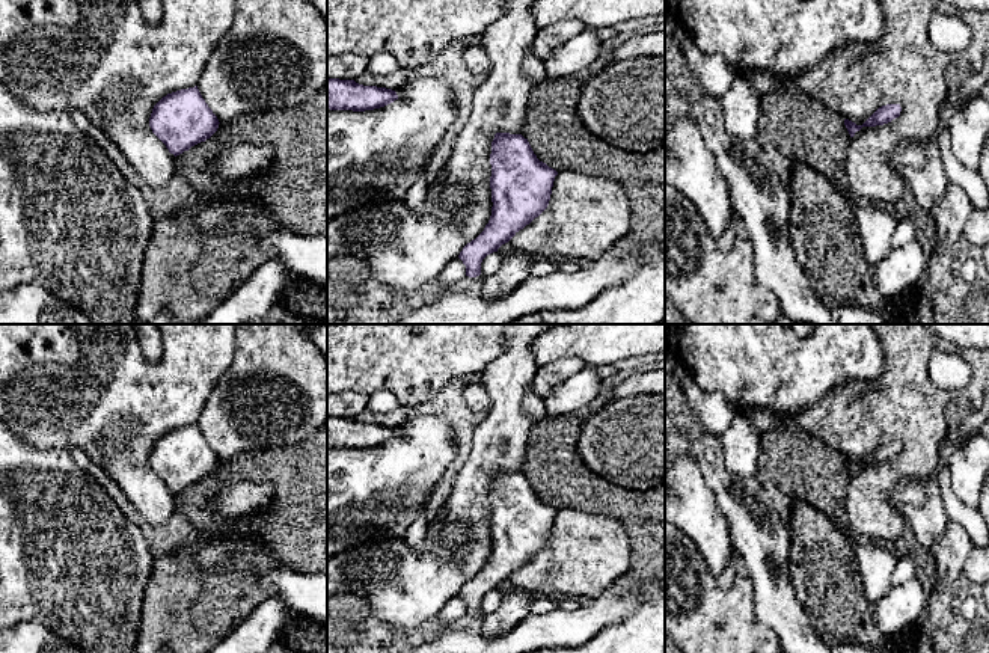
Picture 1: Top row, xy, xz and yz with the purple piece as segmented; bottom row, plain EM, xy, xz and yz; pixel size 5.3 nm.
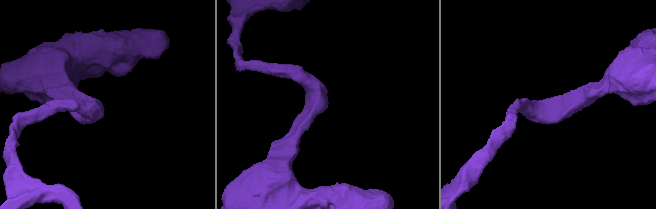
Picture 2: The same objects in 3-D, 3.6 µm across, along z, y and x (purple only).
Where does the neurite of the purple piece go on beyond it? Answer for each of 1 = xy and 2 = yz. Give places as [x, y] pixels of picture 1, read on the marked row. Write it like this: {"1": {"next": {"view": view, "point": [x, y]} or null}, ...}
{"1": {"next": null}, "2": {"next": null}}

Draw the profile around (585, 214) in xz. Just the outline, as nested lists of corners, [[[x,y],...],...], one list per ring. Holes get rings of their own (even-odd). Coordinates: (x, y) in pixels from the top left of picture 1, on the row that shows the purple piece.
[[[559,172],[547,208],[508,241],[543,259],[596,261],[632,226],[623,184],[603,176]]]

